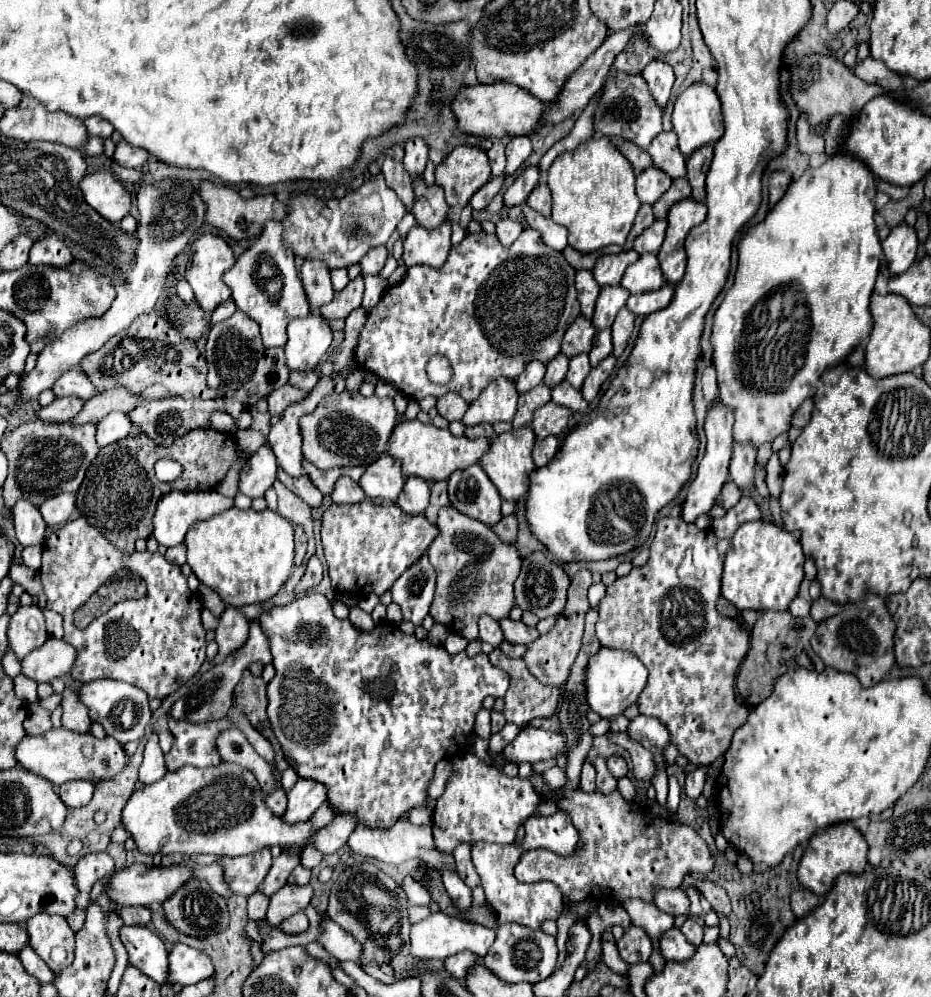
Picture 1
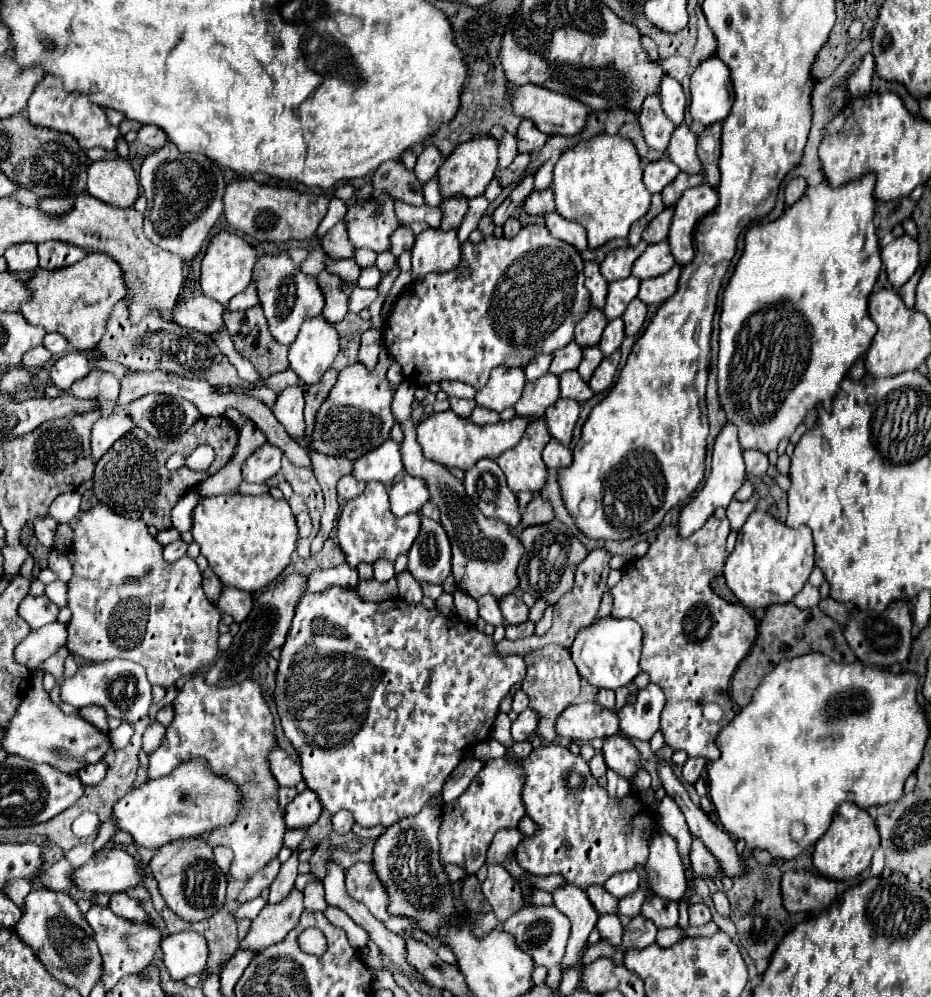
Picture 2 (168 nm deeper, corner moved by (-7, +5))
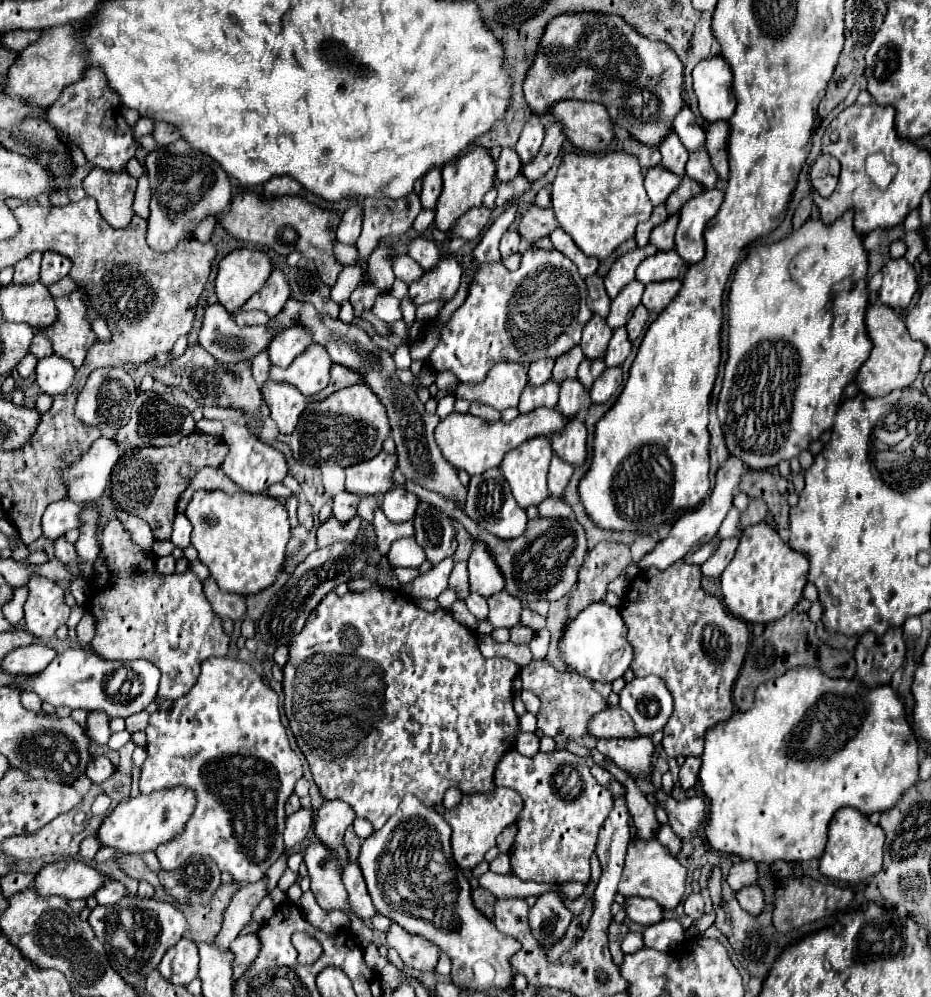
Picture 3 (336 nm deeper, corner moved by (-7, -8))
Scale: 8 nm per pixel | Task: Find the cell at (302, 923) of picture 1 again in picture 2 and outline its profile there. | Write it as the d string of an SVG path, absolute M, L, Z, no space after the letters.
M312 882L306 886L304 890L304 910L308 912L324 912L328 908L326 900L324 900L324 888L322 882Z

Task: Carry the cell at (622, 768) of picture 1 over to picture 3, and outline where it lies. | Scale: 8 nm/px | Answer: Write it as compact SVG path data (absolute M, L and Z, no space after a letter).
M618 737L596 739L596 749L612 759L622 771L630 773L636 781L650 775L650 753L654 753L654 745L648 737L640 737L636 741Z

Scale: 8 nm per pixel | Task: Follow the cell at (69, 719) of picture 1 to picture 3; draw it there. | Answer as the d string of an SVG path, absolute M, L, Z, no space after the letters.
M92 711L88 715L88 725L86 725L86 733L94 743L106 745L110 739L110 727L108 727L108 715L102 711Z

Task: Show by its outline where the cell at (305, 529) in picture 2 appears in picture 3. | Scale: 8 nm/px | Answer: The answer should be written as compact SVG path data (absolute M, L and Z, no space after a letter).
M300 501L300 503L298 503L298 521L300 521L300 525L302 525L304 529L312 529L312 521L314 521L314 517L312 517L312 507L310 507L306 501Z

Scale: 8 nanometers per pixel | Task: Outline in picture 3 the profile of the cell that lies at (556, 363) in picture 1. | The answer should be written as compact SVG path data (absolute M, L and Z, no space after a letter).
M578 345L574 349L562 353L562 357L556 359L552 379L558 381L558 383L562 383L566 379L576 379L576 369L578 369L582 359L584 359L584 353L582 353L582 349Z

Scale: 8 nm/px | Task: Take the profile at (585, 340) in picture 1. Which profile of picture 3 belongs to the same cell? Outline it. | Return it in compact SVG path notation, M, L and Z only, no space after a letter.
M594 315L584 325L580 347L588 359L600 359L604 357L610 339L612 339L612 329L606 325L606 321L600 315Z

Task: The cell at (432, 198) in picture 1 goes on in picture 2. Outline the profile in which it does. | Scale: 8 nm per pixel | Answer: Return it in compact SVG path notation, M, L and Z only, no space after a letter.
M452 196L452 198L444 198L442 204L440 204L440 210L442 210L442 224L440 228L442 230L452 230L452 228L458 228L464 214L466 214L466 198L462 196Z

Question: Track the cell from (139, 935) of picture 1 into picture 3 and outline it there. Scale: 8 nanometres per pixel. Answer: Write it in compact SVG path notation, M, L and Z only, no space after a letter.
M106 879L106 883L94 893L98 905L116 905L124 895L126 895L124 885L114 879Z

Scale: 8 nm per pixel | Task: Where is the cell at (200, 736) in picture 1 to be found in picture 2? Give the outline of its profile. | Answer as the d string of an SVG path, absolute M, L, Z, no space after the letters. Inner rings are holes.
M202 676L192 678L184 684L176 700L172 702L174 720L166 728L162 746L150 756L148 776L160 778L172 772L172 764L182 764L190 758L204 758L210 768L234 780L244 796L244 810L230 828L218 828L206 838L210 846L226 846L234 852L230 866L232 880L250 880L270 860L274 860L282 848L286 832L284 816L278 808L278 784L272 778L266 762L266 754L272 750L274 720L262 698L260 684L244 680L232 688L210 688ZM232 832L232 834L230 834Z

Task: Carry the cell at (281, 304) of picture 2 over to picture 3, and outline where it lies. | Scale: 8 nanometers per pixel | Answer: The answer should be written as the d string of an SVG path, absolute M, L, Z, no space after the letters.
M294 327L294 329L286 329L286 333L278 335L270 347L268 347L268 357L272 361L272 365L276 367L288 367L296 355L300 355L308 345L310 345L310 333L306 333L306 329L302 327Z

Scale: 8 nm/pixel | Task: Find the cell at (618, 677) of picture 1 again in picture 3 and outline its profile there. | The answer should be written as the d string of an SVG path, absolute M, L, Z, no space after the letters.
M594 601L586 609L582 609L574 619L566 621L558 649L564 663L576 673L584 675L590 681L612 683L614 679L624 675L632 661L632 649L626 639L626 631L628 629L618 607L612 607L606 601Z

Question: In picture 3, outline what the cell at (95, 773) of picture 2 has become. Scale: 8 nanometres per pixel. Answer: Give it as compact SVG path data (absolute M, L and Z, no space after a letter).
M98 755L92 757L88 763L88 771L86 775L90 777L90 781L94 783L102 783L106 777L110 777L114 773L114 765L110 763L110 759L106 755Z

